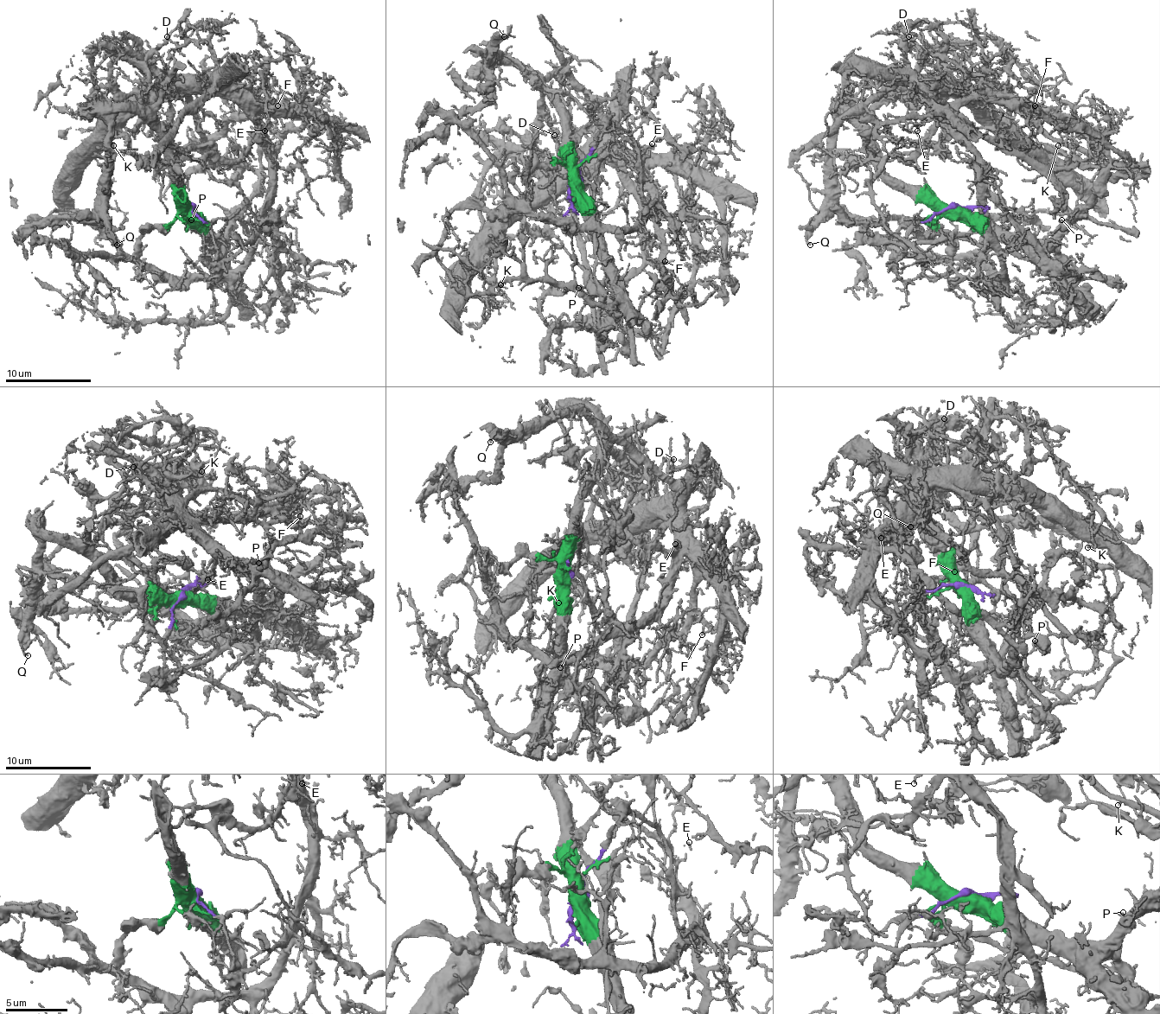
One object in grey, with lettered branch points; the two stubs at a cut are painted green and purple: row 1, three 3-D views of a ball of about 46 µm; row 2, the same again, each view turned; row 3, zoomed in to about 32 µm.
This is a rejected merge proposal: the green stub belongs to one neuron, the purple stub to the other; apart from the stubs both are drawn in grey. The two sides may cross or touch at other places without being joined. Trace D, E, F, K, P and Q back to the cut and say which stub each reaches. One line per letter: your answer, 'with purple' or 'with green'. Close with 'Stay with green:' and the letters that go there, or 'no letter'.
D: with purple
E: with purple
F: with purple
K: with green
P: with green
Q: with green
Stay with green: K, P, Q

